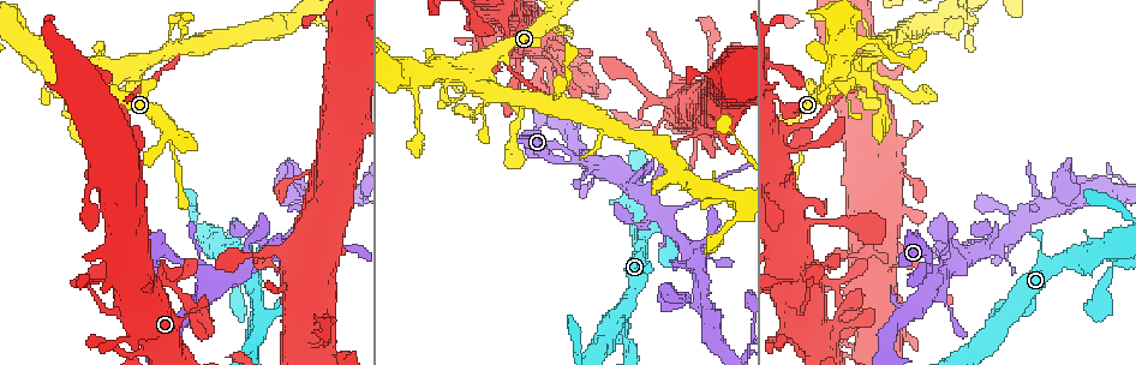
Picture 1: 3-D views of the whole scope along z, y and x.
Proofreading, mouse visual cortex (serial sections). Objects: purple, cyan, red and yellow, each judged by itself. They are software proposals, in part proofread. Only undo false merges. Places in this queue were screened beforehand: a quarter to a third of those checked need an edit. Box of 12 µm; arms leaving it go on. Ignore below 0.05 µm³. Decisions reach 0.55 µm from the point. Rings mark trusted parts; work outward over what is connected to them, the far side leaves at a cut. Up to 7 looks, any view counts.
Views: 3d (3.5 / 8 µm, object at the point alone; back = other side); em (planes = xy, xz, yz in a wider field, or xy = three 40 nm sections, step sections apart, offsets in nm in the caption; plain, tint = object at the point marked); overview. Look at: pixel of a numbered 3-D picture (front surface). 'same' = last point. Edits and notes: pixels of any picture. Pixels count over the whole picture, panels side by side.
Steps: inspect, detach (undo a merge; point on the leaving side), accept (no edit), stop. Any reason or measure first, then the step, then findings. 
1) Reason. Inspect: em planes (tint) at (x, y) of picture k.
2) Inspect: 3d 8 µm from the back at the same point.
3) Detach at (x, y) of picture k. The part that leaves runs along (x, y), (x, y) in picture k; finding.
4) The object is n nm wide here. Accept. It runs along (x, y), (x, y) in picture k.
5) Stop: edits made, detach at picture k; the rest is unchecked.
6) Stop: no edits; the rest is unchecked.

Thick turns thin. Inspect: 3d 3.5 µm at (507, 32) of picture 1.

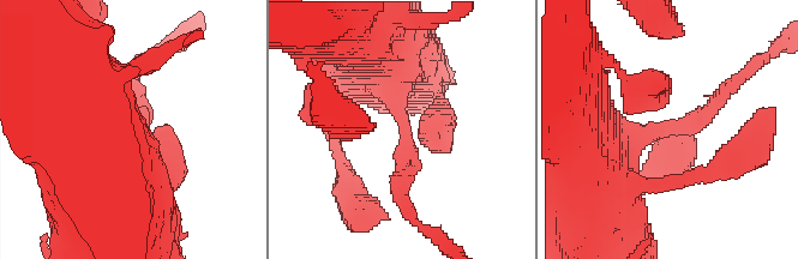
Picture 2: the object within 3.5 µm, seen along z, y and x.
The arms are 200, 350 nm wide. Inspect: em planes (tint) at (404, 130) of picture 2.

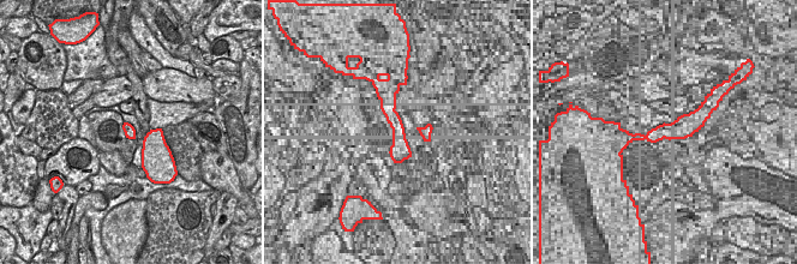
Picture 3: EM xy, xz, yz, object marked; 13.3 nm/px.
Detach at (414, 161) of picture 2. The part that leaves runs along (406, 127), (402, 202), (409, 216) in picture 2; two cells meet here.

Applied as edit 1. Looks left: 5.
Inspect: overview.

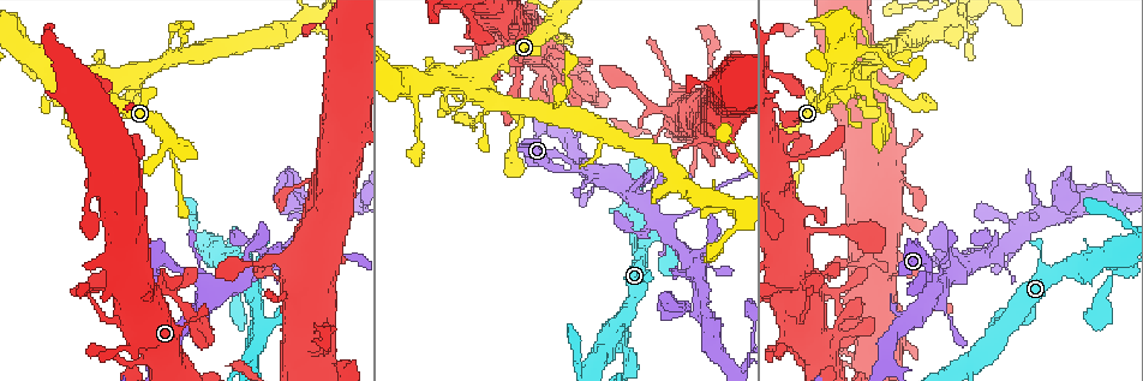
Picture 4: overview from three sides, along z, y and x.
Thin arm on a thick one. Inspect: 3d 8 µm at (483, 89) of picture 4.

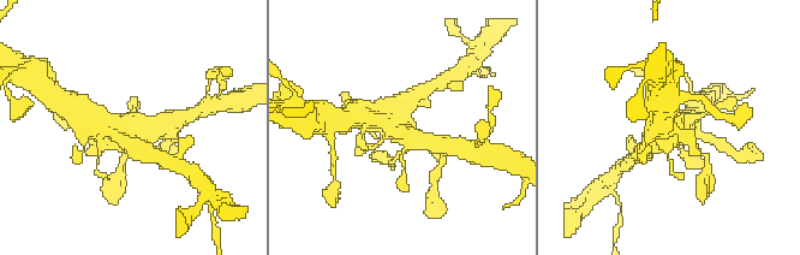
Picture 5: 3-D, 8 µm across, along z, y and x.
Closer look. Inspect: 3d 3.5 µm at (133, 135) of picture 5.

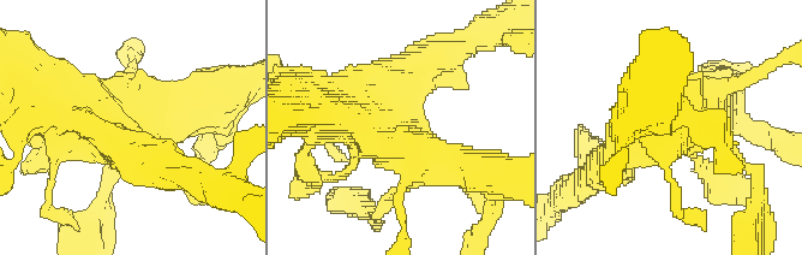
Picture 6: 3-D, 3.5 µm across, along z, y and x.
Inspect: em planes (tint) at (132, 123) of picture 6.

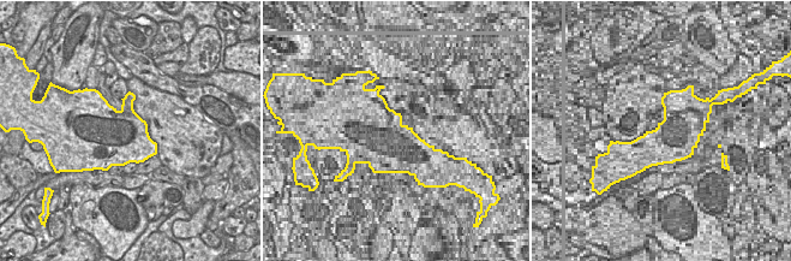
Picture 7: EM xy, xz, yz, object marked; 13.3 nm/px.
The object is 750 nm wide here. Accept. It runs along (612, 160), (711, 108) in picture 6; all the same cell.

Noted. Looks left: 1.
Stop: edits made, detach at picture 2; the rest is unchecked.

